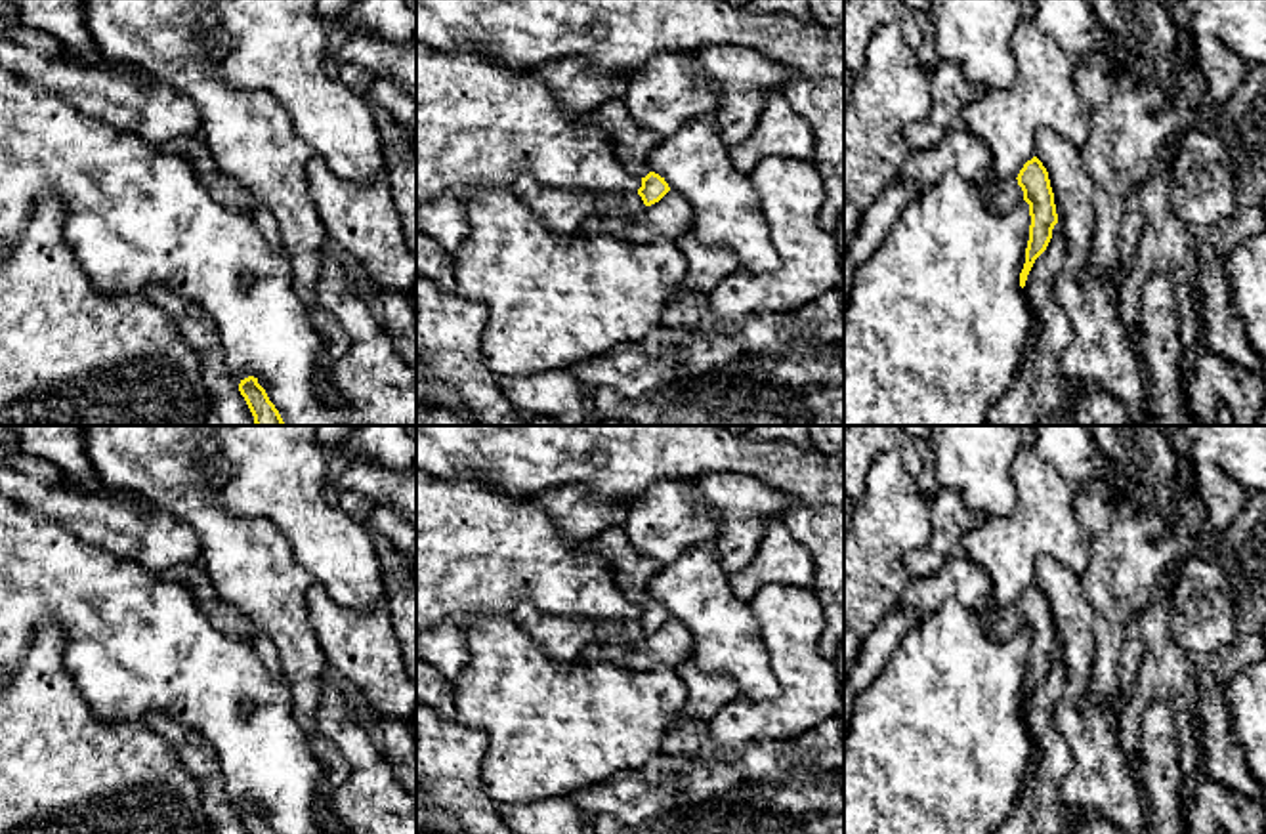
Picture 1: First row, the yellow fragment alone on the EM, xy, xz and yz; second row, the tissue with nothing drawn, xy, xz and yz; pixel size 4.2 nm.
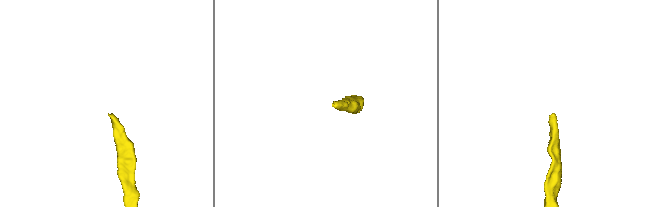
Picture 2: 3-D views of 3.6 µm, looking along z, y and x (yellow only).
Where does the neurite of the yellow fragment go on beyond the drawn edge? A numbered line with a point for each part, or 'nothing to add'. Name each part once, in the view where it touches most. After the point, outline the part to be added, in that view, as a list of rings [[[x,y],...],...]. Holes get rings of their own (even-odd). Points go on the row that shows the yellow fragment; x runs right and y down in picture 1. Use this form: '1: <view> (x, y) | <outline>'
1: yz (1001, 197) | [[[985,168],[974,183],[991,212],[1010,212],[1018,202],[1023,200],[1023,191],[1016,177],[1006,181],[993,181]]]

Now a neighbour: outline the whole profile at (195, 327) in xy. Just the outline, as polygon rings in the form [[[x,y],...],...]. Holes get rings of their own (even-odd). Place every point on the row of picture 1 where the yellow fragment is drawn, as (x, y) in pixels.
[[[151,286],[147,294],[172,317],[179,338],[200,357],[202,382],[210,397],[206,426],[256,426],[239,386],[225,366],[225,353],[214,319],[199,303],[160,286]]]

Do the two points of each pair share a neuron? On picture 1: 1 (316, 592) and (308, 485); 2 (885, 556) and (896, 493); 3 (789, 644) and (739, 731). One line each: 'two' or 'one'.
1: two
2: one
3: one

